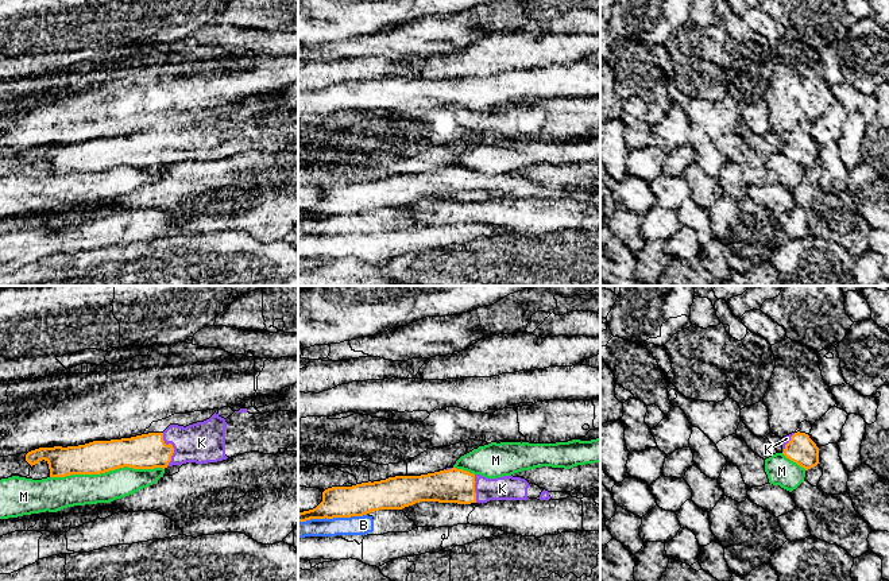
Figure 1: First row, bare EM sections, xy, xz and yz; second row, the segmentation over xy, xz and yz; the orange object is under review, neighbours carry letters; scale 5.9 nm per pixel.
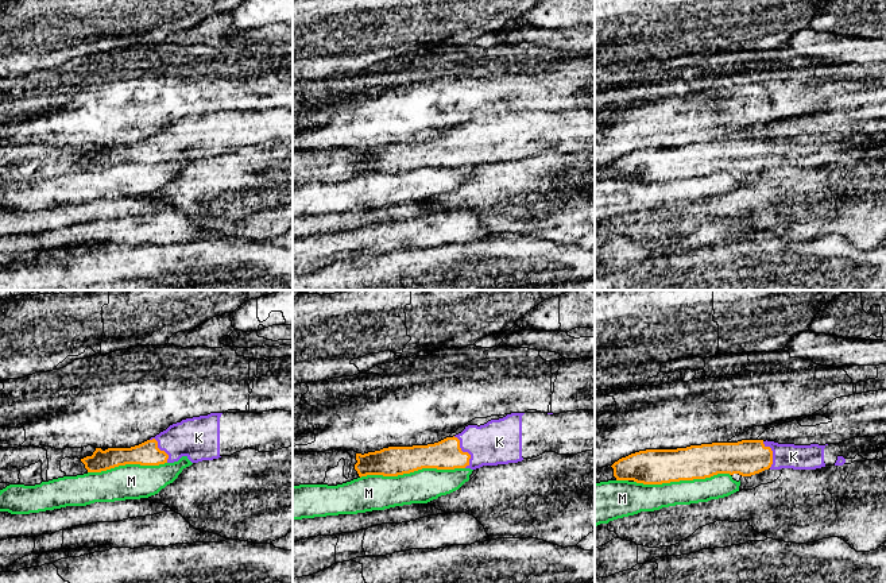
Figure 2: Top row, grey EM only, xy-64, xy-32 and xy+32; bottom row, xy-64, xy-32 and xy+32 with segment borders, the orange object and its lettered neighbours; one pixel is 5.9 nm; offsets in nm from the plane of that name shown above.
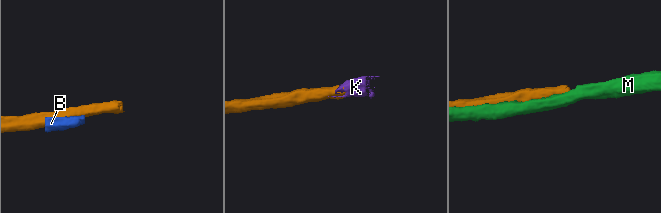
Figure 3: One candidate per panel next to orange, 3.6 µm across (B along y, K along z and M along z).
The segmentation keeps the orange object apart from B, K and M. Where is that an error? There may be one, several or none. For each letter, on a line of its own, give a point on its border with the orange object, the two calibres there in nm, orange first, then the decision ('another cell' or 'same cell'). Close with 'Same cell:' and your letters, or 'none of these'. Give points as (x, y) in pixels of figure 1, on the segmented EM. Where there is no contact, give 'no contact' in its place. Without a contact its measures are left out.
B: contact xz (332, 518); calibres 190 and 110 nm; another cell
K: contact xy (173, 448); calibres 200 and 240 nm; same cell
M: contact xy (107, 471); calibres 200 and 190 nm; another cell
Same cell: K

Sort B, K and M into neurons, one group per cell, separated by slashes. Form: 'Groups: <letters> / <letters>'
Groups: B / K / M

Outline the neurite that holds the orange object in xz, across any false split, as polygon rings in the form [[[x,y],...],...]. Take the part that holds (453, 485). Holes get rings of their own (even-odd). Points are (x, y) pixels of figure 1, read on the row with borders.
[[[447,468],[421,476],[395,476],[352,487],[332,487],[322,501],[298,514],[298,522],[363,516],[379,510],[402,510],[420,501],[487,503],[490,500],[549,500],[549,492],[525,479],[487,479],[463,469]]]

